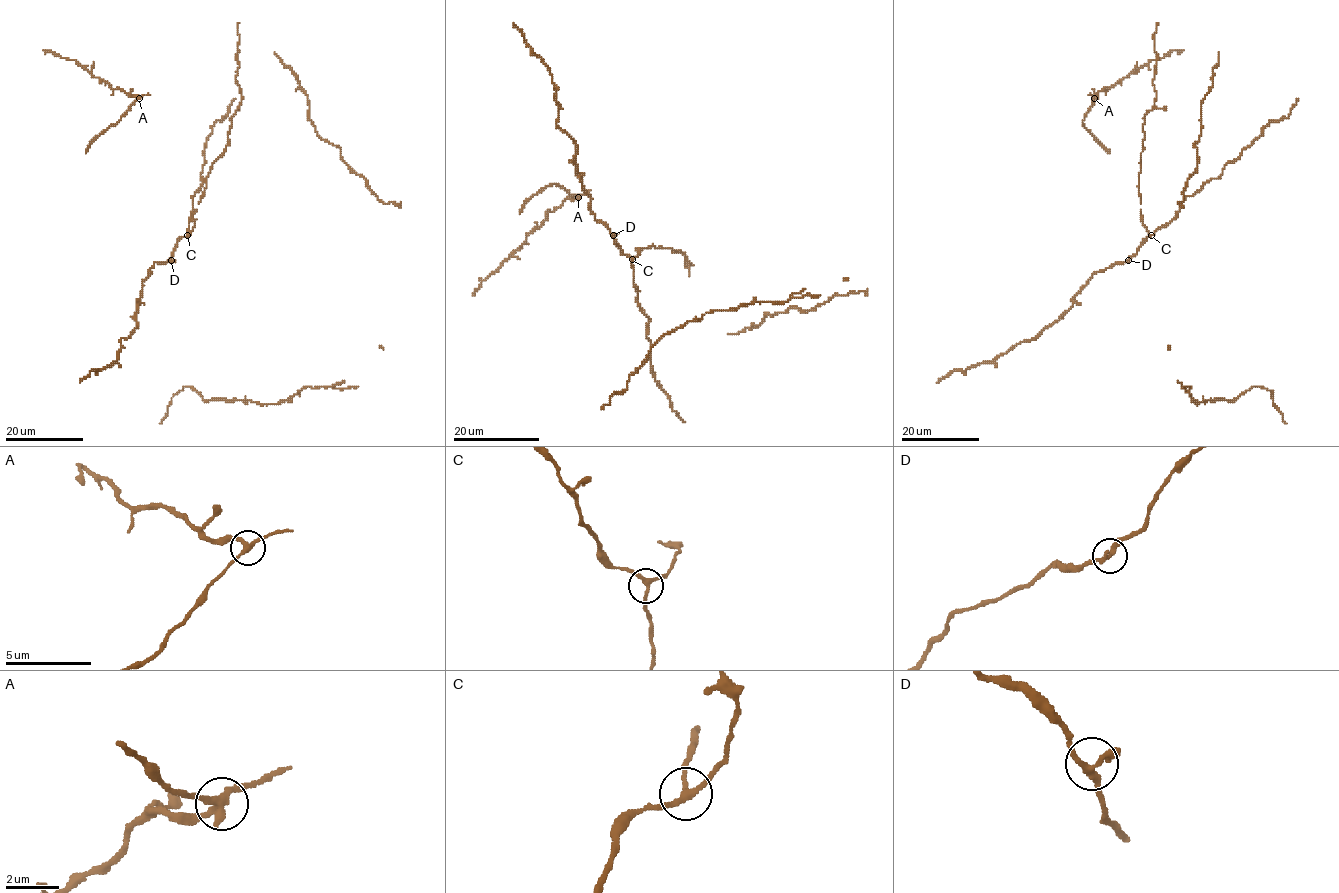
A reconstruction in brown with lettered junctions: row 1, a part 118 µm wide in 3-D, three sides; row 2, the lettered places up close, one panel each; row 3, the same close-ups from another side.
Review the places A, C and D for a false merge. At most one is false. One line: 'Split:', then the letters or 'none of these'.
Split: A

